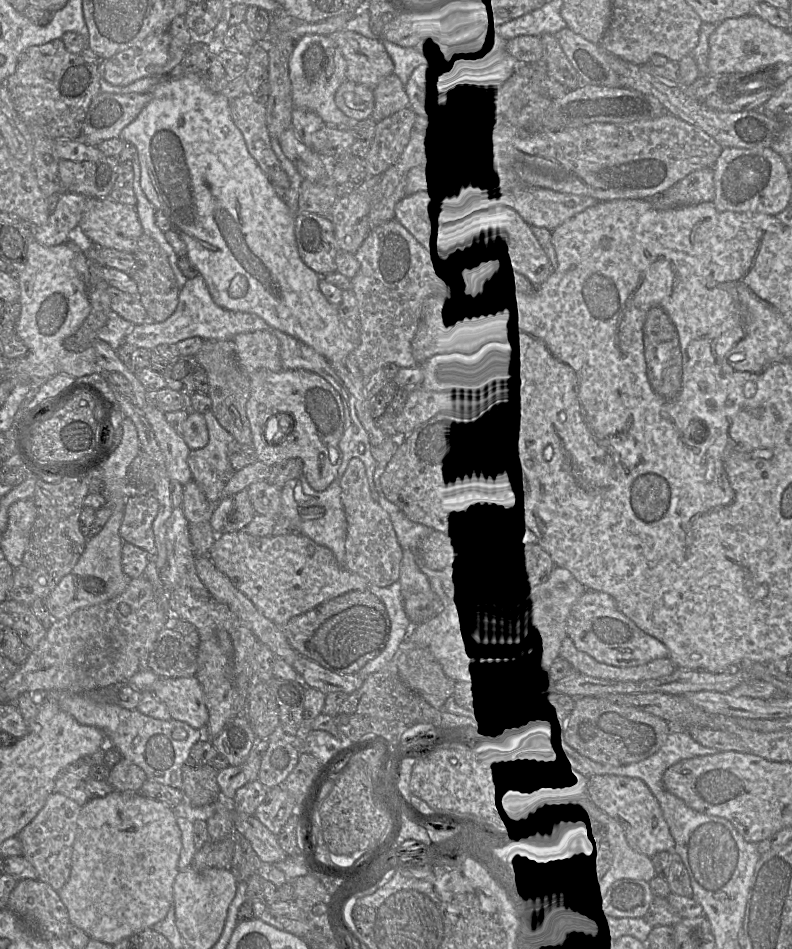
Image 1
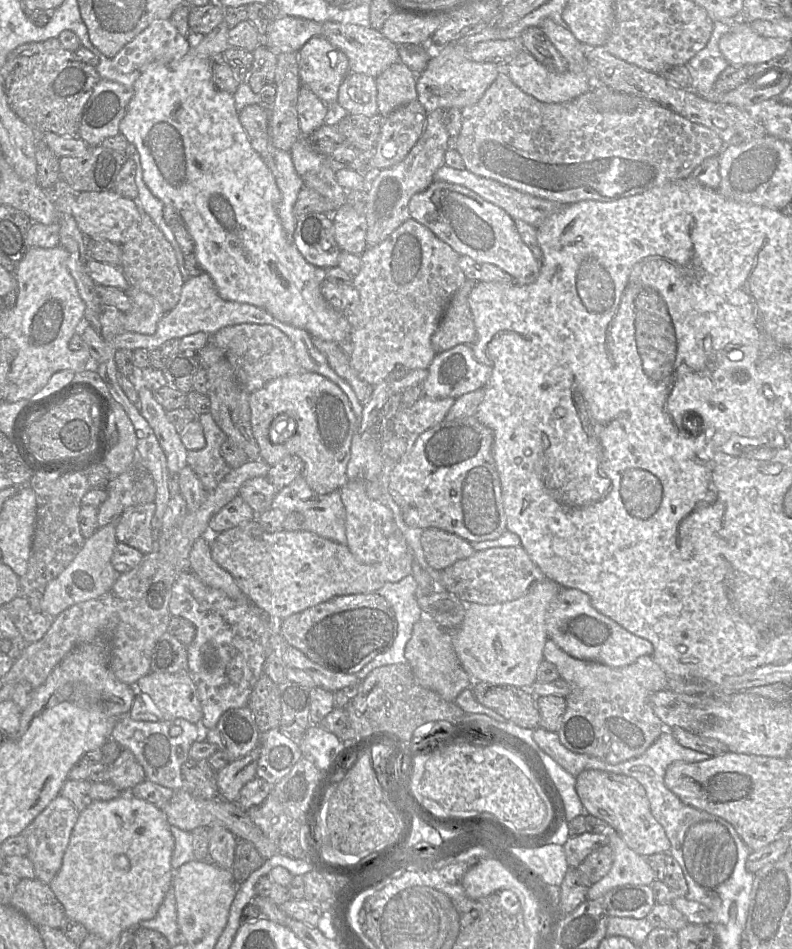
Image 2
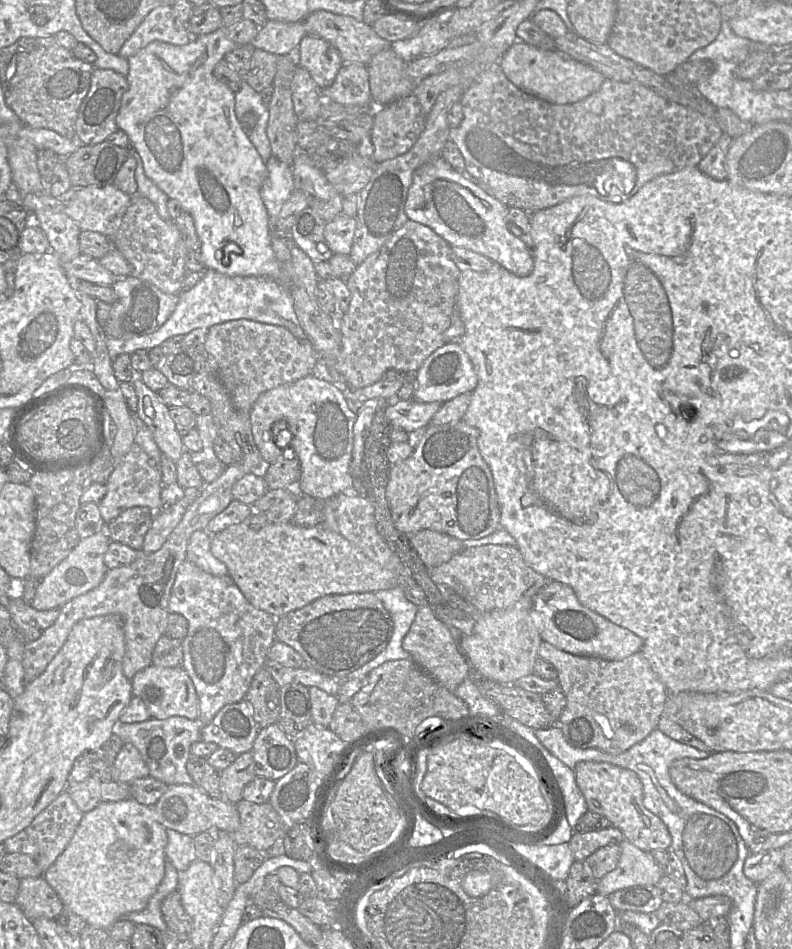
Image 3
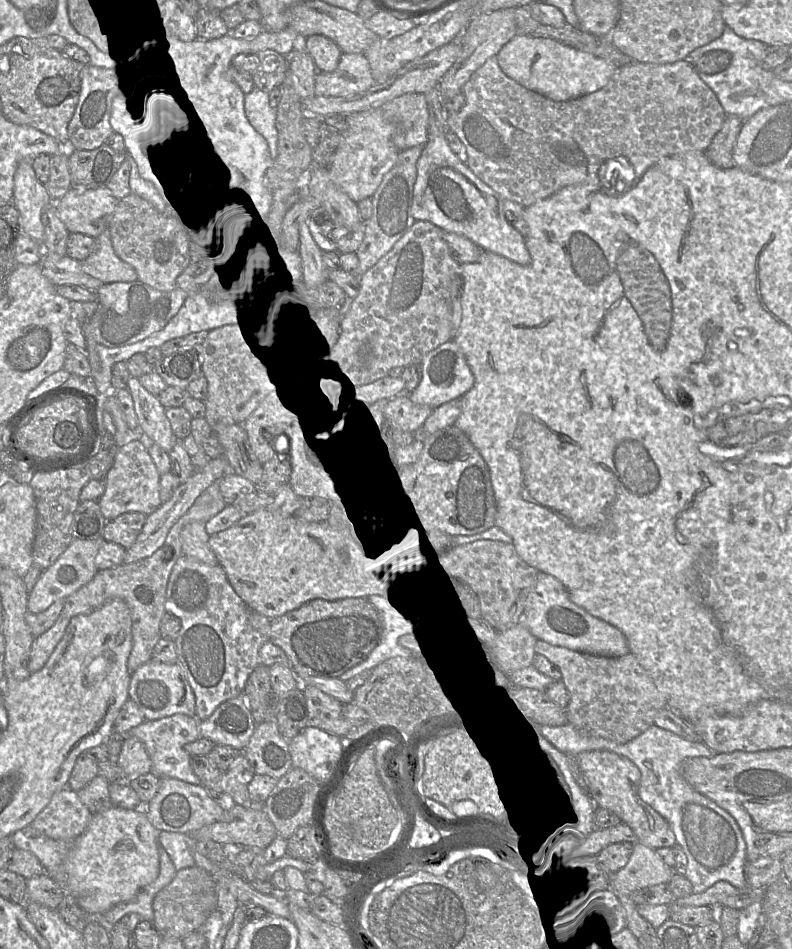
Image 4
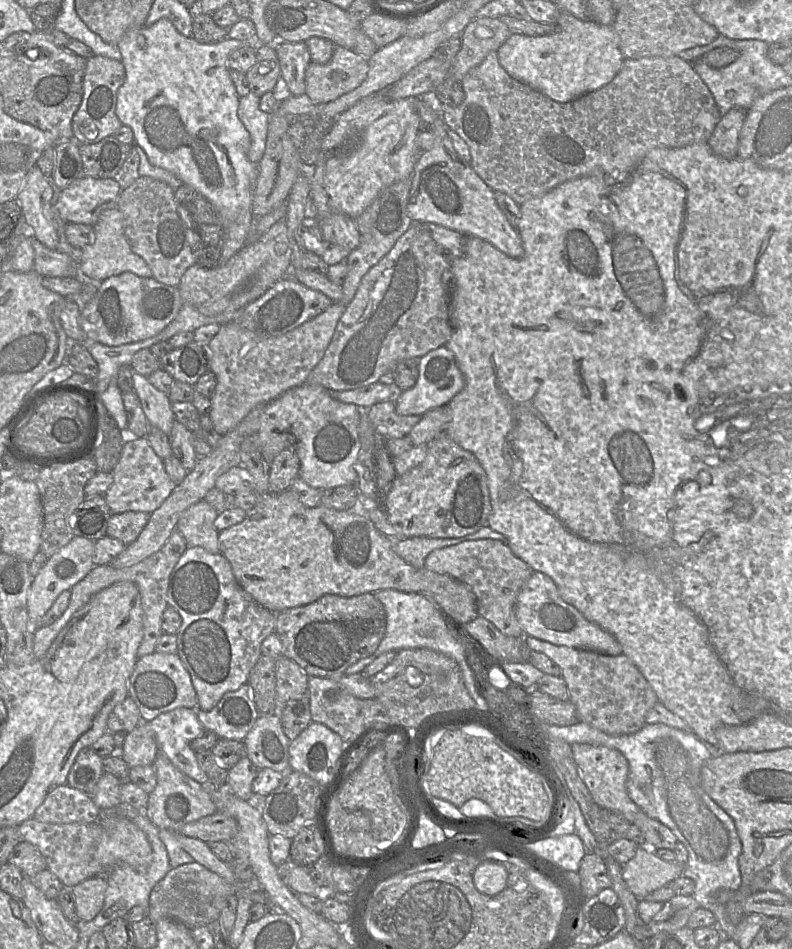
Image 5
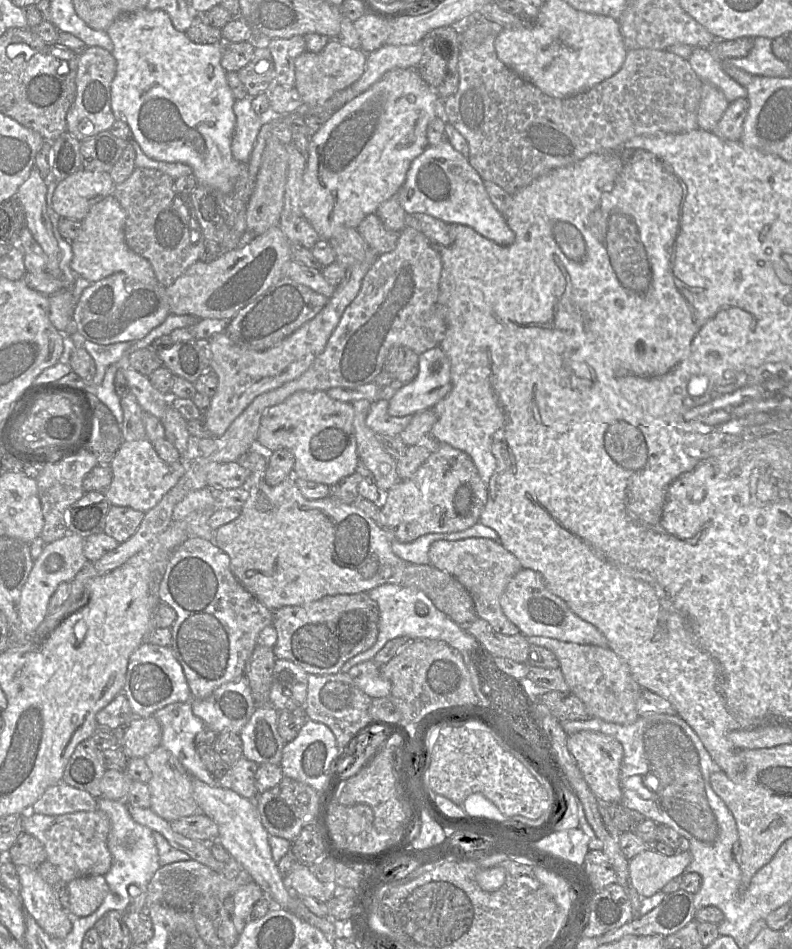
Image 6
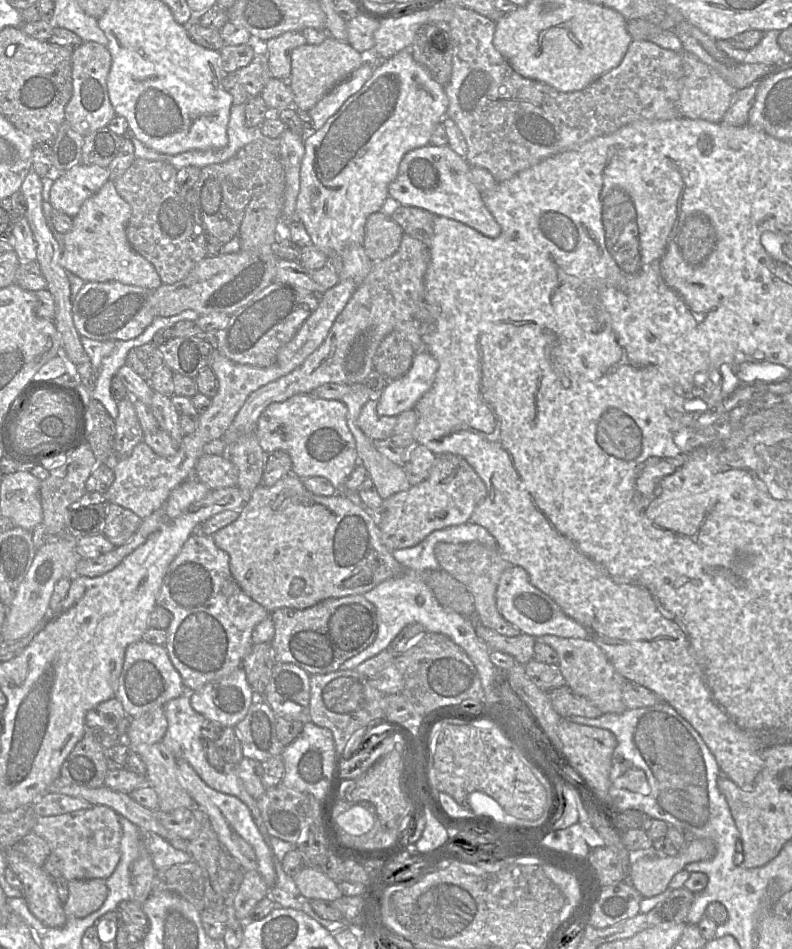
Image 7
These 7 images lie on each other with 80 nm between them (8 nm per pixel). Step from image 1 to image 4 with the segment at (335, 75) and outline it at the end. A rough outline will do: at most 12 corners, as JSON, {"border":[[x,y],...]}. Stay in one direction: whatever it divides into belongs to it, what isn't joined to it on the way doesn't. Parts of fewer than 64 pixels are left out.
{"border":[[322,35],[303,39],[316,73],[333,72],[340,48]]}

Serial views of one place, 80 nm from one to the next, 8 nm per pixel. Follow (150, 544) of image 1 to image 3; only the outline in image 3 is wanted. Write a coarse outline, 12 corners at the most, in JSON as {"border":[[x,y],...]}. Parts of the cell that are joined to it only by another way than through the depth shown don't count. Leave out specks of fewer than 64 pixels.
{"border":[[126,509],[106,524],[113,542],[140,552],[155,512]]}

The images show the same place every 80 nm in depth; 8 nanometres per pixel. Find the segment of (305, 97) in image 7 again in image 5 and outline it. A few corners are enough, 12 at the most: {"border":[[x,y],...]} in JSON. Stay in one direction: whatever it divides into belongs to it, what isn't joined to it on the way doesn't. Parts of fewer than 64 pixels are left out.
{"border":[[335,45],[308,65],[305,94],[331,102],[360,86],[368,61]]}

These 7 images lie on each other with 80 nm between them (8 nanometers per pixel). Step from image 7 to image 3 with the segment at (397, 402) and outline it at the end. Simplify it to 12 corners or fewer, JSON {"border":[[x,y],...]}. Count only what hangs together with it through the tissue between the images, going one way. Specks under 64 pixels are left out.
{"border":[[458,341],[416,371],[413,399],[445,403],[472,393],[478,377]]}

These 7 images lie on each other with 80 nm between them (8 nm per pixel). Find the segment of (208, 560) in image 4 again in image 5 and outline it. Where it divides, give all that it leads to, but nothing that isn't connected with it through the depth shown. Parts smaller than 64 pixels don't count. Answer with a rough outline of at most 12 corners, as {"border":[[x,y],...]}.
{"border":[[204,499],[179,517],[186,547],[220,553],[216,510]]}

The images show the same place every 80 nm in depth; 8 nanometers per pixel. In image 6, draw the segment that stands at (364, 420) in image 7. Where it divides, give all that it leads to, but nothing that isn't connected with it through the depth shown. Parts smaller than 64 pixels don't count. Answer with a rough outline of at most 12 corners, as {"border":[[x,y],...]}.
{"border":[[386,399],[371,402],[366,425],[378,436],[399,436],[413,415],[388,414]]}

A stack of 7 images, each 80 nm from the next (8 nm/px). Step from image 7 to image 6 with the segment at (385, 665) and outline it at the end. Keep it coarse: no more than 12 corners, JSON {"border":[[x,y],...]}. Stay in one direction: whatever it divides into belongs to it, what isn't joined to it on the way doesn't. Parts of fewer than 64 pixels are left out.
{"border":[[372,659],[348,675],[371,698],[388,697],[391,683]]}

